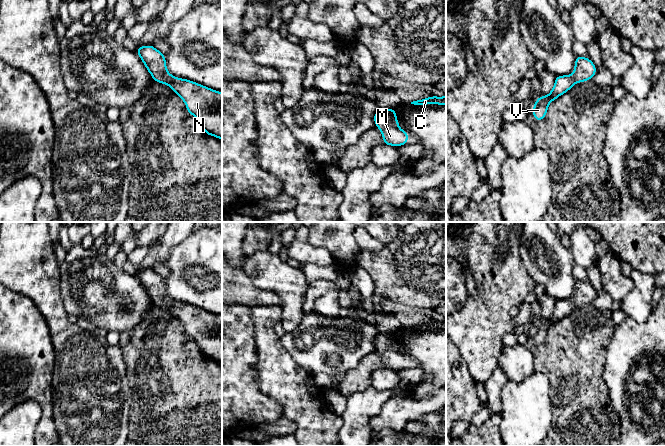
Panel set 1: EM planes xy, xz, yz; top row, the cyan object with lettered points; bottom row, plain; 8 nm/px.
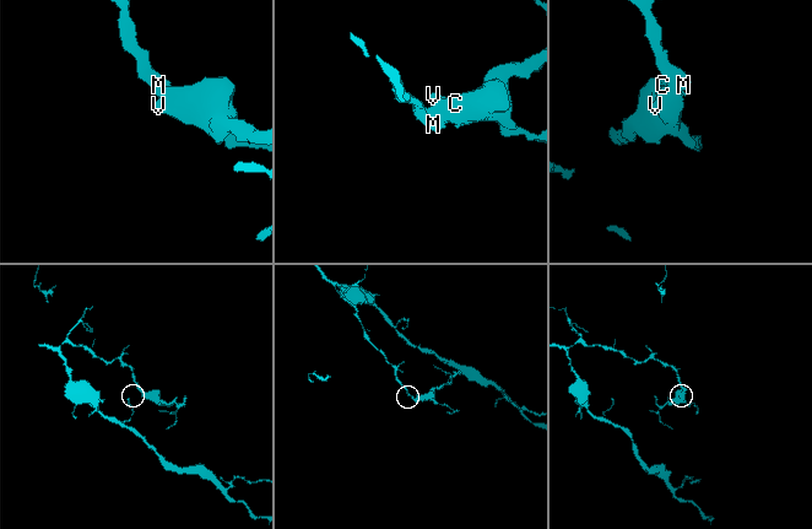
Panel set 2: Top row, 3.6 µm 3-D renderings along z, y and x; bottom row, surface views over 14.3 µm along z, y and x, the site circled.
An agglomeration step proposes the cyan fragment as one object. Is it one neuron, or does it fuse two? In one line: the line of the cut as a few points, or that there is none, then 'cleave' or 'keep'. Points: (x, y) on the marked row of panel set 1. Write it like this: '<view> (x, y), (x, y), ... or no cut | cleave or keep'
no cut | keep

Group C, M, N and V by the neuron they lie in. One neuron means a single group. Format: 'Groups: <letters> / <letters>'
Groups: C M N V

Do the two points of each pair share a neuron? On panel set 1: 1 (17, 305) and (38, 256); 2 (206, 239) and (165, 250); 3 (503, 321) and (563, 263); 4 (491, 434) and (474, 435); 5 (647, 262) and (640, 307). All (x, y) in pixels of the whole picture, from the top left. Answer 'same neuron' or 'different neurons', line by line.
1: different neurons
2: different neurons
3: different neurons
4: same neuron
5: different neurons

